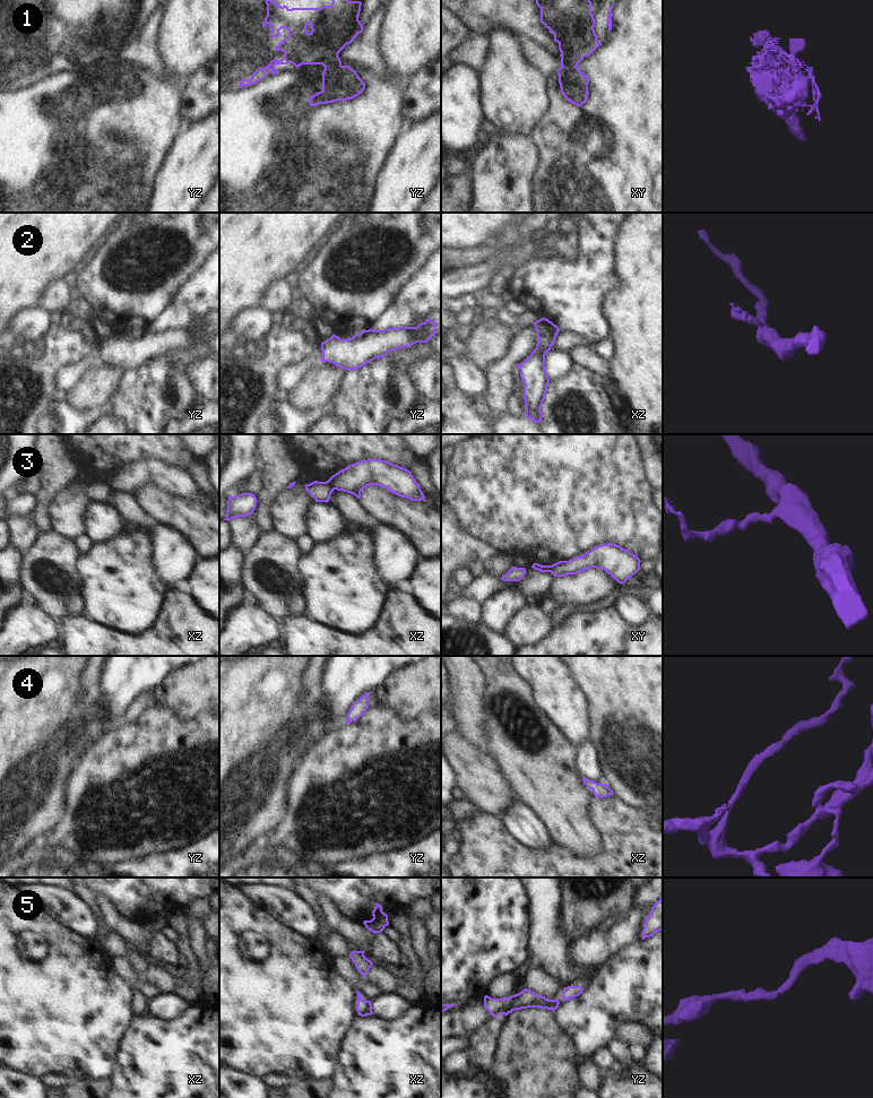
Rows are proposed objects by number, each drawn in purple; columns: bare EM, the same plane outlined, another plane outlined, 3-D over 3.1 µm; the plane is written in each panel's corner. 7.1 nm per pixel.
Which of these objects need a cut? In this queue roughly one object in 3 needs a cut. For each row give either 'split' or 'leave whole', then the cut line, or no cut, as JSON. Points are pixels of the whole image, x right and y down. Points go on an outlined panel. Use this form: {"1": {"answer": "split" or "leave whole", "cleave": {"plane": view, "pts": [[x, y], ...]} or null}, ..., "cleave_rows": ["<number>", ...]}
{"1": {"answer": "split", "cleave": {"plane": "yz", "pts": [[340, 65], [334, 68], [325, 68]]}}, "2": {"answer": "split", "cleave": {"plane": "yz", "pts": [[366, 330], [357, 339], [352, 337]]}}, "3": {"answer": "split", "cleave": {"plane": "xz", "pts": [[327, 481], [334, 489]]}}, "4": {"answer": "leave whole", "cleave": null}, "5": {"answer": "leave whole", "cleave": null}, "cleave_rows": ["1", "2", "3"]}

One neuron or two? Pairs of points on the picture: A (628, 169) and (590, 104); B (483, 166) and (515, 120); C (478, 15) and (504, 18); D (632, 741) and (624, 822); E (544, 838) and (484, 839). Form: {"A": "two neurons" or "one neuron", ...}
{"A": "one neuron", "B": "two neurons", "C": "one neuron", "D": "two neurons", "E": "two neurons"}

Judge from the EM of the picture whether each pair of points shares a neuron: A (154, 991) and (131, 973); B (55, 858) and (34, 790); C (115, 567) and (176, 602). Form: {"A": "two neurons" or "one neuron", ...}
{"A": "one neuron", "B": "two neurons", "C": "two neurons"}

